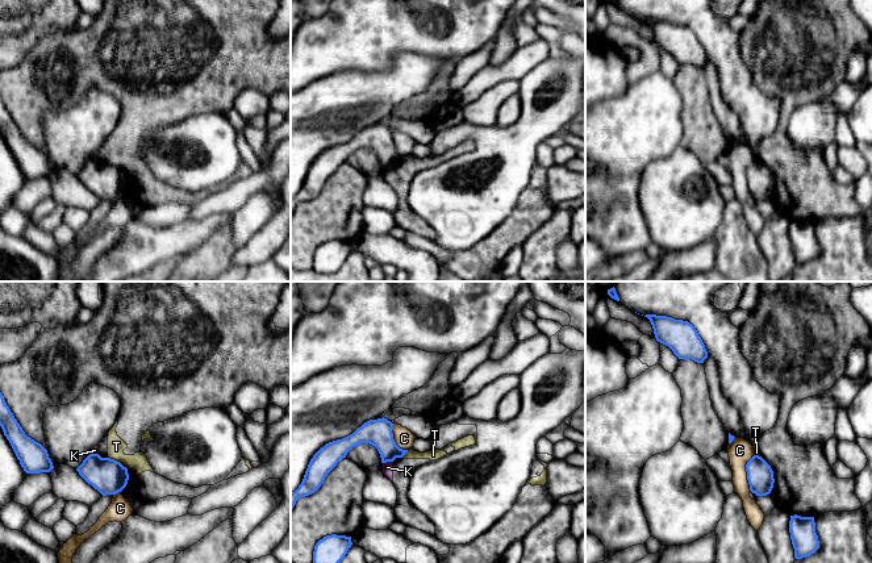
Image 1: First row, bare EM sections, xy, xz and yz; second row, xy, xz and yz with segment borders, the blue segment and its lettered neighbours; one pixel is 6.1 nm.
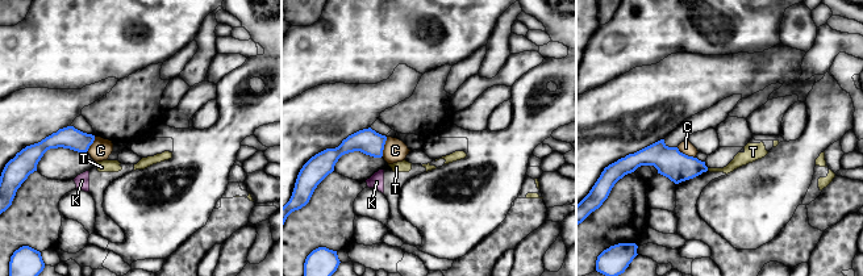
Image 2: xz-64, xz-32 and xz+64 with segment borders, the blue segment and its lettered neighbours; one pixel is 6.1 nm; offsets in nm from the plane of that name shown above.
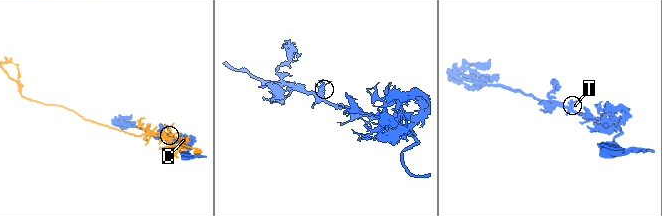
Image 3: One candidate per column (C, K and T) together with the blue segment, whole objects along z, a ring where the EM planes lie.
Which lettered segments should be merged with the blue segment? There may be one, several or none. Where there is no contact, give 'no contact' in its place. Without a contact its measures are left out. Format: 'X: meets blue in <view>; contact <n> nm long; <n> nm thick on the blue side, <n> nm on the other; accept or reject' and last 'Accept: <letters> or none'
C: meets blue in yz; contact 220 nm long; 160 nm thick on the blue side, 150 nm on the other; reject
K: meets blue in xz; contact 70 nm long; 160 nm thick on the blue side, 70 nm on the other; reject
T: meets blue in xy; contact 90 nm long; 220 nm thick on the blue side, 110 nm on the other; reject
Accept: none

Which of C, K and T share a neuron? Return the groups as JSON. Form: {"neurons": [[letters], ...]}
{"neurons": [["C"], ["K", "T"]]}

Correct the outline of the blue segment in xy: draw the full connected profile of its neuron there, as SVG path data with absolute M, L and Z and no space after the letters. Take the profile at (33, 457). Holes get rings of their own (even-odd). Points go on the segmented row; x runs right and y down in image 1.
M0 392L0 426L26 474L50 472L54 466L47 450L25 434Z

